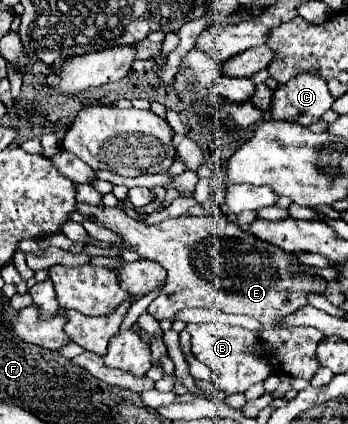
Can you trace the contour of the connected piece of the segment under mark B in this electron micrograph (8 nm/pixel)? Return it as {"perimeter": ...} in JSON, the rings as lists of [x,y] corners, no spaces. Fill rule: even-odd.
{"perimeter":[[[188,323],[186,331],[192,337],[194,357],[202,361],[206,367],[210,367],[210,371],[214,373],[214,383],[226,395],[232,395],[238,391],[244,393],[250,385],[262,383],[268,375],[274,373],[274,369],[262,357],[258,357],[252,347],[246,345],[246,339],[250,335],[246,335],[242,327],[232,327],[224,323]]]}

